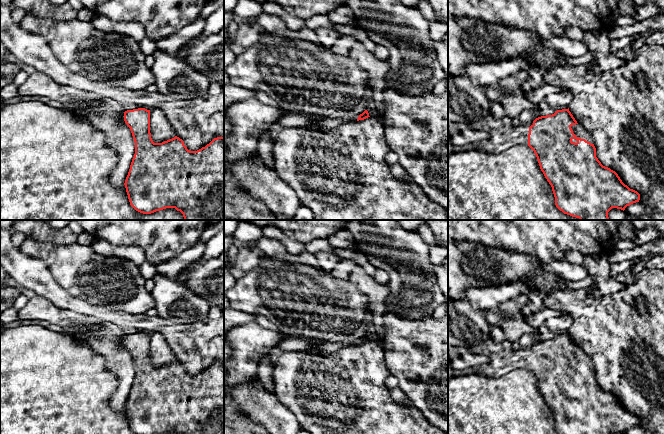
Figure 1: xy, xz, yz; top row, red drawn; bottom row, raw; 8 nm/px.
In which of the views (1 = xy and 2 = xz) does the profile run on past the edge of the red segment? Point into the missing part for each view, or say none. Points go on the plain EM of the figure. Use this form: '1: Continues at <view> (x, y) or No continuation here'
1: No continuation here
2: No continuation here

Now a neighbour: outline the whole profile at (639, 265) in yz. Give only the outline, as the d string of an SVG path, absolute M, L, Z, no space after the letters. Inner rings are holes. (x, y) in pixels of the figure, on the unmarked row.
M639 259L634 262L633 272L640 275L640 273L646 268L646 259Z

